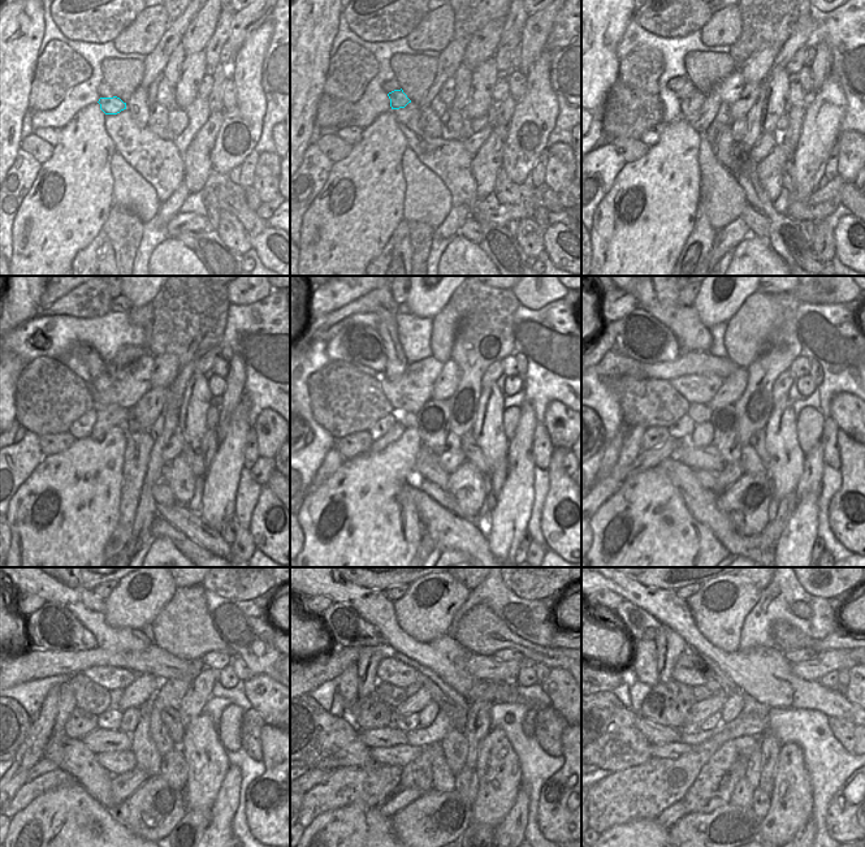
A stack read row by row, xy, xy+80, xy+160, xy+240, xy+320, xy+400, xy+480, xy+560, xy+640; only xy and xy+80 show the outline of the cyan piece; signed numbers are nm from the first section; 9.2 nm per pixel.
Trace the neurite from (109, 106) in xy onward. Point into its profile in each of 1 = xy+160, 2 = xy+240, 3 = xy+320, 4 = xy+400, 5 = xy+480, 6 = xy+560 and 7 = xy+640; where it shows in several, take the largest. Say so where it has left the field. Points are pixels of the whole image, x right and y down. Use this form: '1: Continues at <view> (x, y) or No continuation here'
1: Continues at xy+160 (688, 89)
2: Continues at xy+240 (103, 381)
3: Continues at xy+320 (397, 362)
4: Continues at xy+400 (666, 302)
5: No continuation here
6: No continuation here
7: No continuation here

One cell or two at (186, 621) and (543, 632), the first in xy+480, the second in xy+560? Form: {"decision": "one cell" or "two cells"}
{"decision": "two cells"}

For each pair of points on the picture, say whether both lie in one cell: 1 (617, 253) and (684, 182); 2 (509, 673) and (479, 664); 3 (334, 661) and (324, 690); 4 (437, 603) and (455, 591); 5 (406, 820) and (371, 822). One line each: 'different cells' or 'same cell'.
1: same cell
2: same cell
3: different cells
4: same cell
5: different cells

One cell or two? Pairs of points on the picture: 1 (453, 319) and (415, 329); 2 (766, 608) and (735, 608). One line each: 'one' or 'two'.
1: two
2: two

